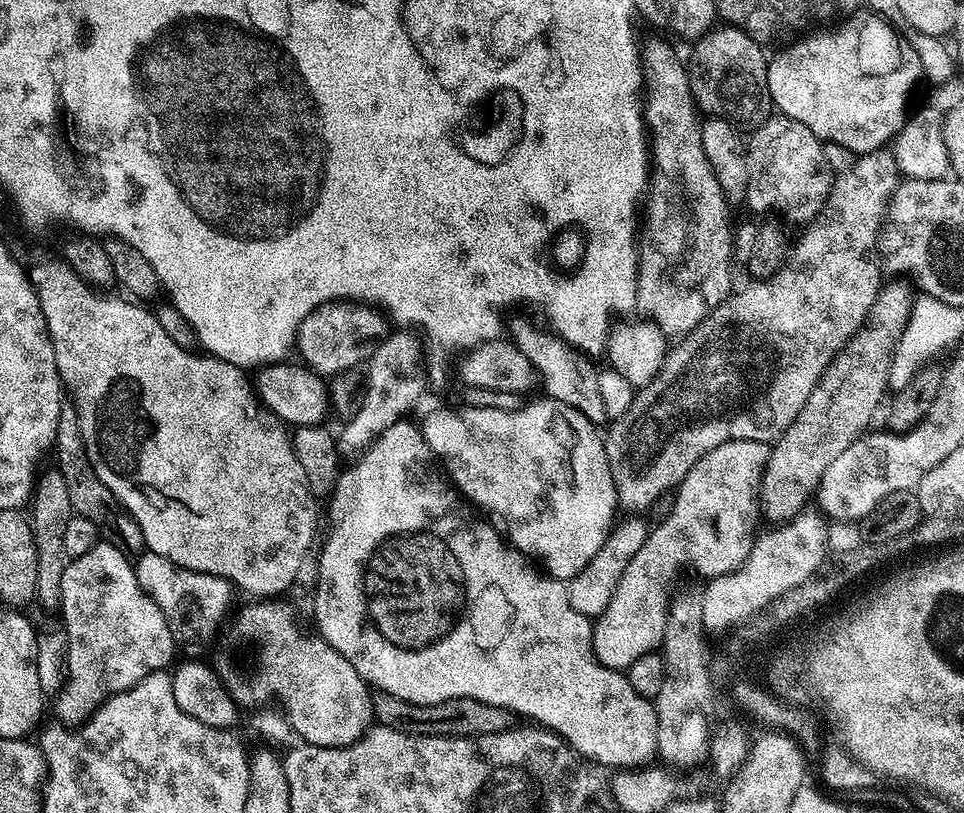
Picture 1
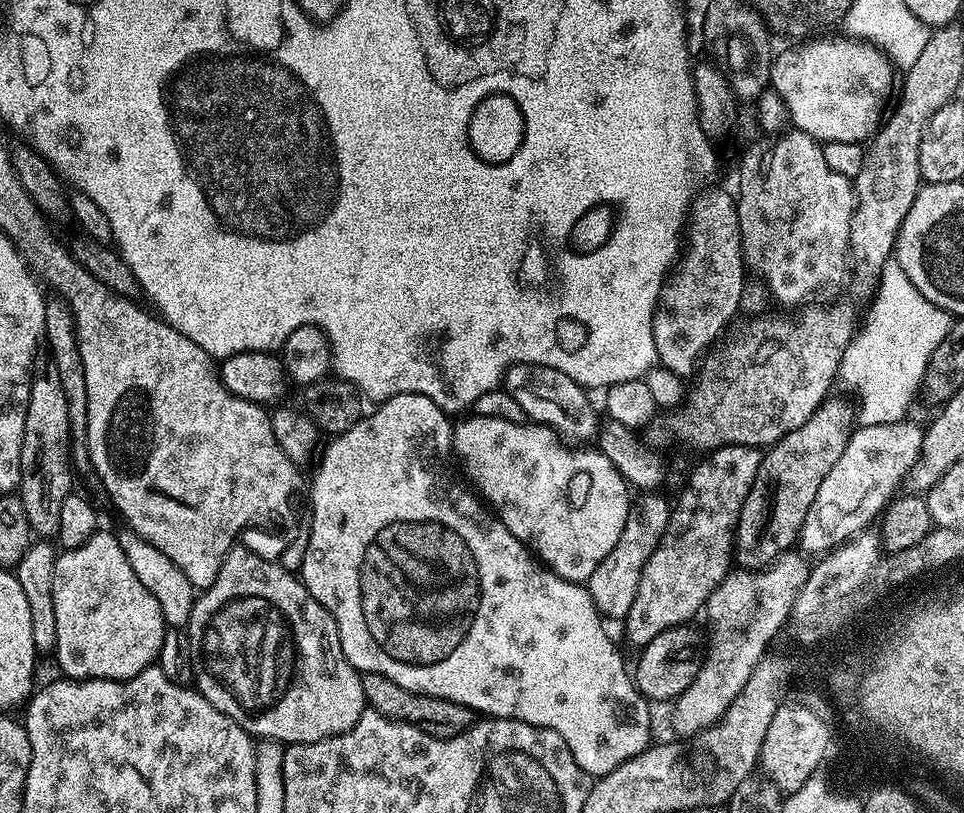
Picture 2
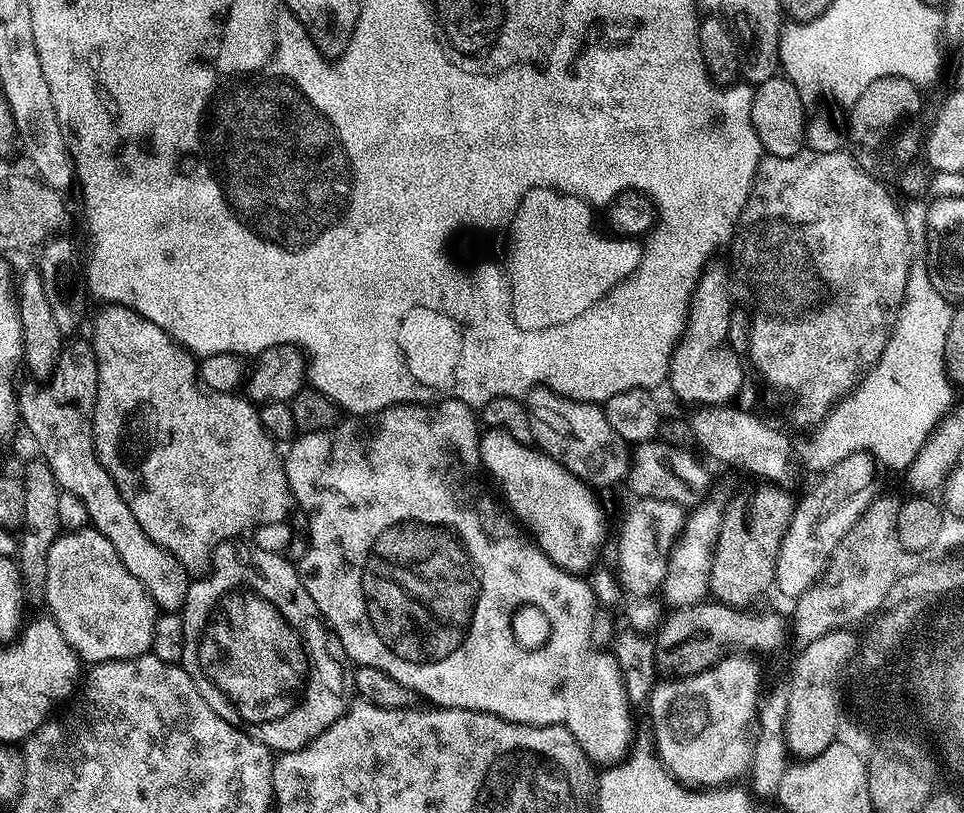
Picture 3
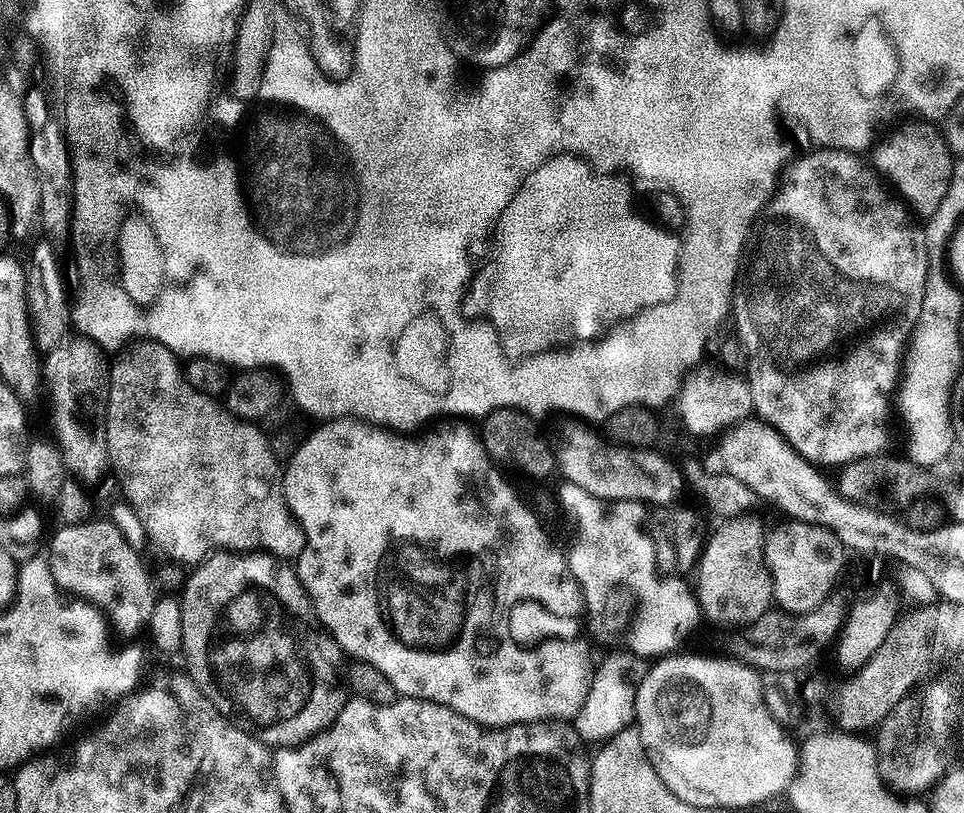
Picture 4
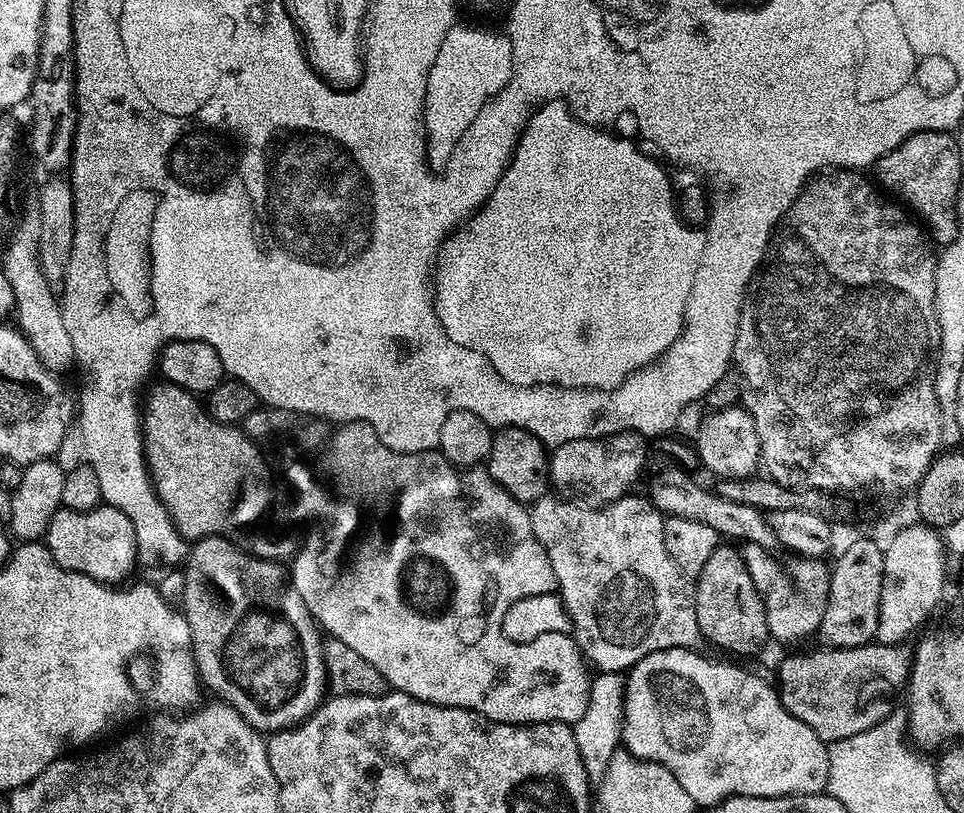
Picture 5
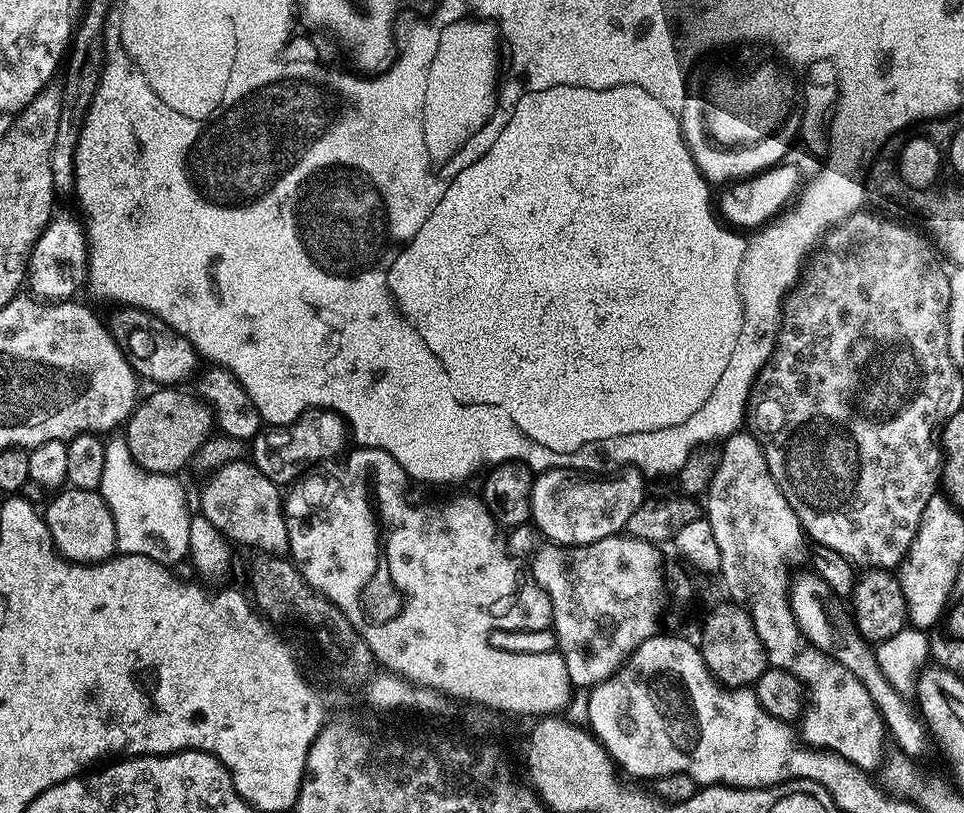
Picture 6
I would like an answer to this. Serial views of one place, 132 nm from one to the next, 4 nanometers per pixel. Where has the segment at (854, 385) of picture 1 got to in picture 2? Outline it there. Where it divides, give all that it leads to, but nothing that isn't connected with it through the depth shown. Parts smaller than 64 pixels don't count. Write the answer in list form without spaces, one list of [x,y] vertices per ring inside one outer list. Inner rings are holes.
[[[830,400],[821,404],[807,422],[798,426],[798,430],[790,430],[790,434],[786,434],[761,455],[756,484],[769,484],[772,487],[772,509],[768,512],[768,521],[760,528],[760,540],[744,540],[735,545],[734,560],[741,569],[763,570],[799,541],[806,514],[810,514],[810,506],[814,506],[814,497],[818,495],[818,486],[822,486],[822,481],[826,479],[826,474],[830,474],[834,462],[842,458],[842,450],[846,450],[846,442],[852,437],[853,431],[854,422],[851,417],[848,418],[847,410],[840,403]]]

